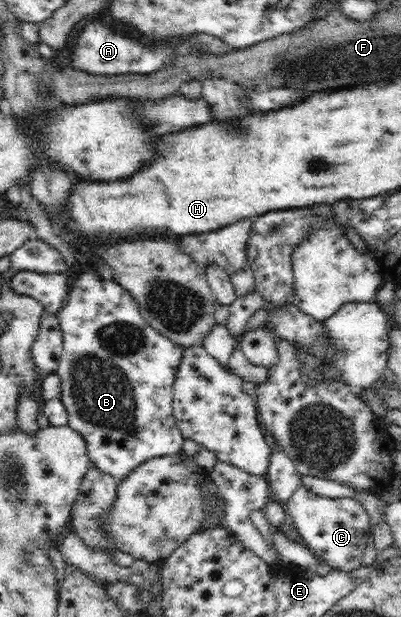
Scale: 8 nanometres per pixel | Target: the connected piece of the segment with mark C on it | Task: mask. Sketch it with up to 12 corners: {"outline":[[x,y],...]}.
{"outline":[[301,485],[285,504],[319,564],[362,565],[369,514]]}

